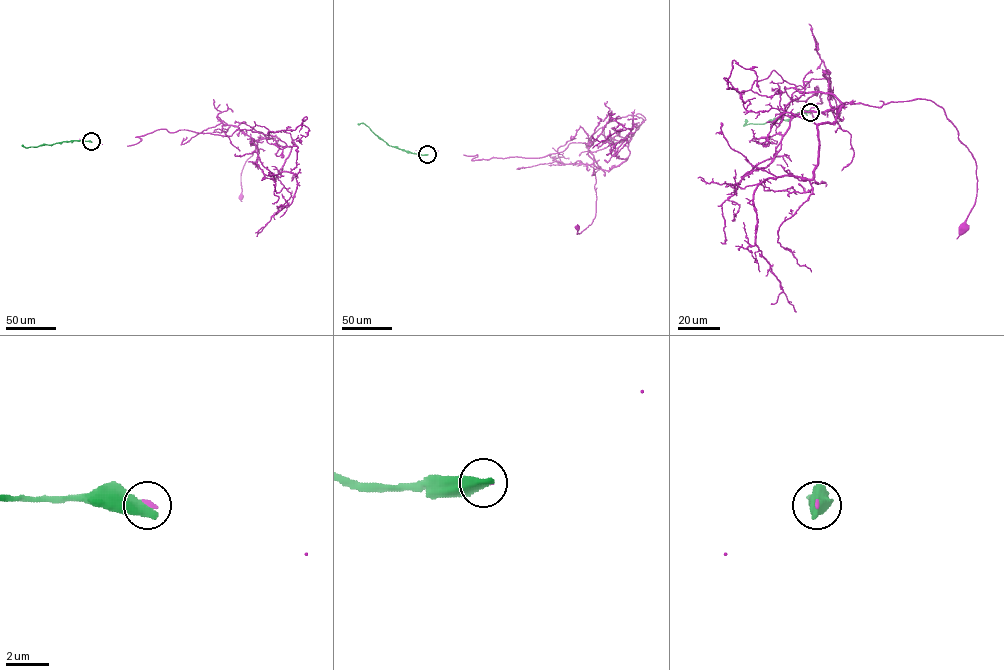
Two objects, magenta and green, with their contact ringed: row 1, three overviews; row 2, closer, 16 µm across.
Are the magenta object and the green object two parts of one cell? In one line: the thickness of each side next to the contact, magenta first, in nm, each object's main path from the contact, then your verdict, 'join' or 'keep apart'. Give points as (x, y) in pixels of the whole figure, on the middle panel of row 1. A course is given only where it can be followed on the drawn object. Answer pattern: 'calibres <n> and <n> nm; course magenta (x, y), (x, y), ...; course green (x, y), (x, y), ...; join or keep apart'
calibres 130 and 600 nm; course magenta (427, 154), (540, 158), (584, 143), (603, 170), (595, 174), (595, 216), (579, 234), (577, 227); course green (427, 154), (389, 145), (363, 123), (358, 124); keep apart

